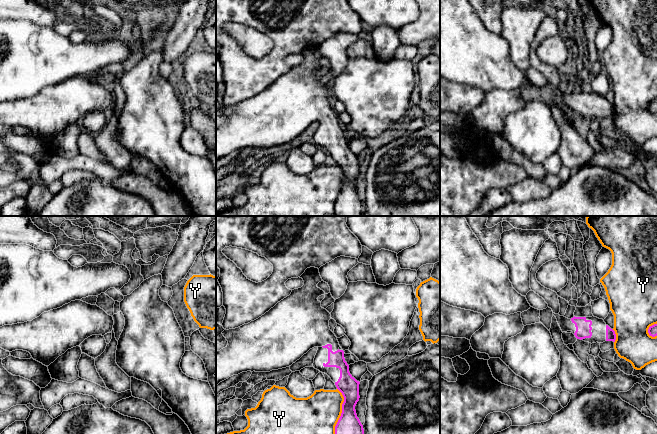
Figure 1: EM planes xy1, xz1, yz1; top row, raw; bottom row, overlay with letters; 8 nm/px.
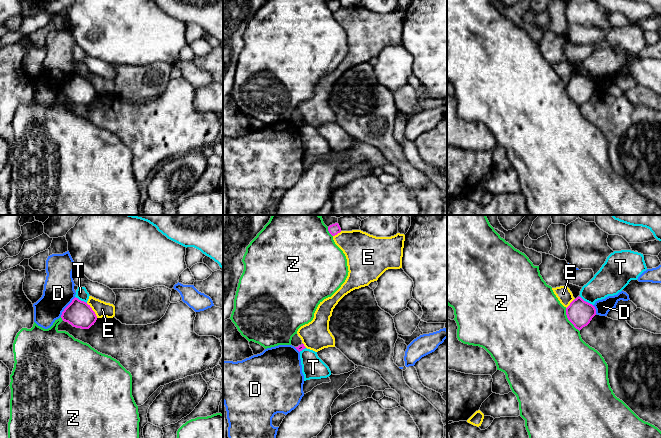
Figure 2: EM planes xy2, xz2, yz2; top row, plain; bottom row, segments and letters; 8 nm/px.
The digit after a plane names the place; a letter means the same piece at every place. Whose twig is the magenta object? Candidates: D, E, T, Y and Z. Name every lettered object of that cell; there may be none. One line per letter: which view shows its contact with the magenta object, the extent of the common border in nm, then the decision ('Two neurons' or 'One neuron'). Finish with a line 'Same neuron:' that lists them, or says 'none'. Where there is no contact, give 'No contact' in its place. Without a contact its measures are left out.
D: Touches magenta in xy2. Shared border 200 nm. Two neurons
E: Touches magenta in xy2. Shared border 150 nm. Two neurons
T: Touches magenta in yz2. Shared border 140 nm. Two neurons
Y: Touches magenta in xz1. Shared border 420 nm. Two neurons
Z: Touches magenta in yz2. Shared border 220 nm. Two neurons
Same neuron: none

